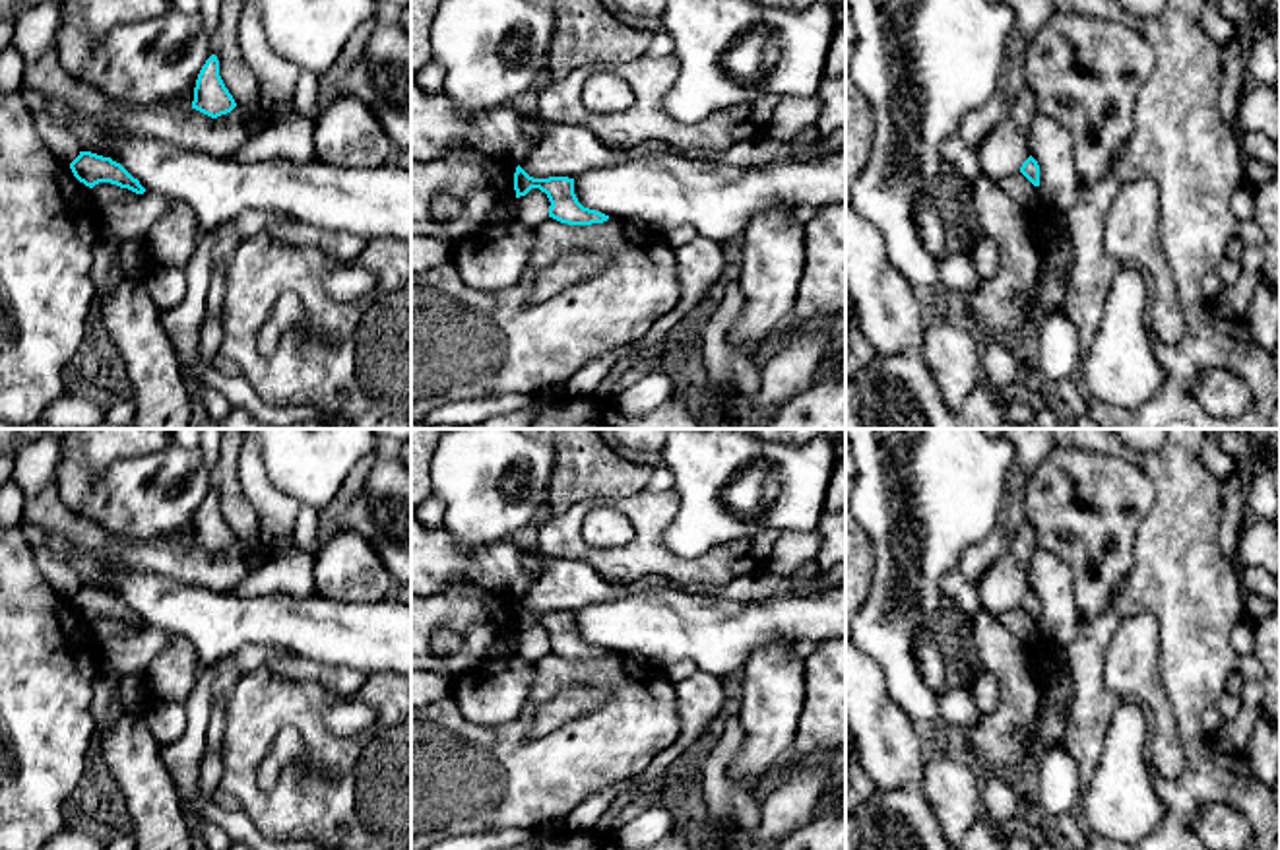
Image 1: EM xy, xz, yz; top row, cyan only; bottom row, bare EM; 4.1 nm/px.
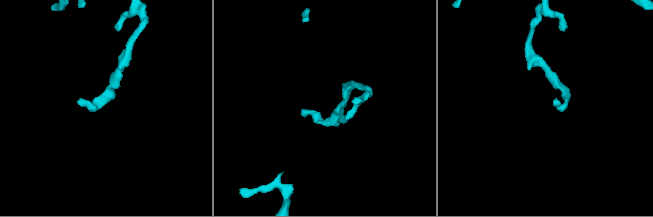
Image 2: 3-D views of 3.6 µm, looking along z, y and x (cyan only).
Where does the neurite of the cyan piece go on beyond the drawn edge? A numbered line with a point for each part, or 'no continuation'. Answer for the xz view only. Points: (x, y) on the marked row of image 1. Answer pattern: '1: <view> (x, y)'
no continuation

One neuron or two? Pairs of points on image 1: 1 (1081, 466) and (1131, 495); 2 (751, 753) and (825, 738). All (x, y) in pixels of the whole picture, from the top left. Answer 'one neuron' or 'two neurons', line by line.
1: one neuron
2: two neurons

